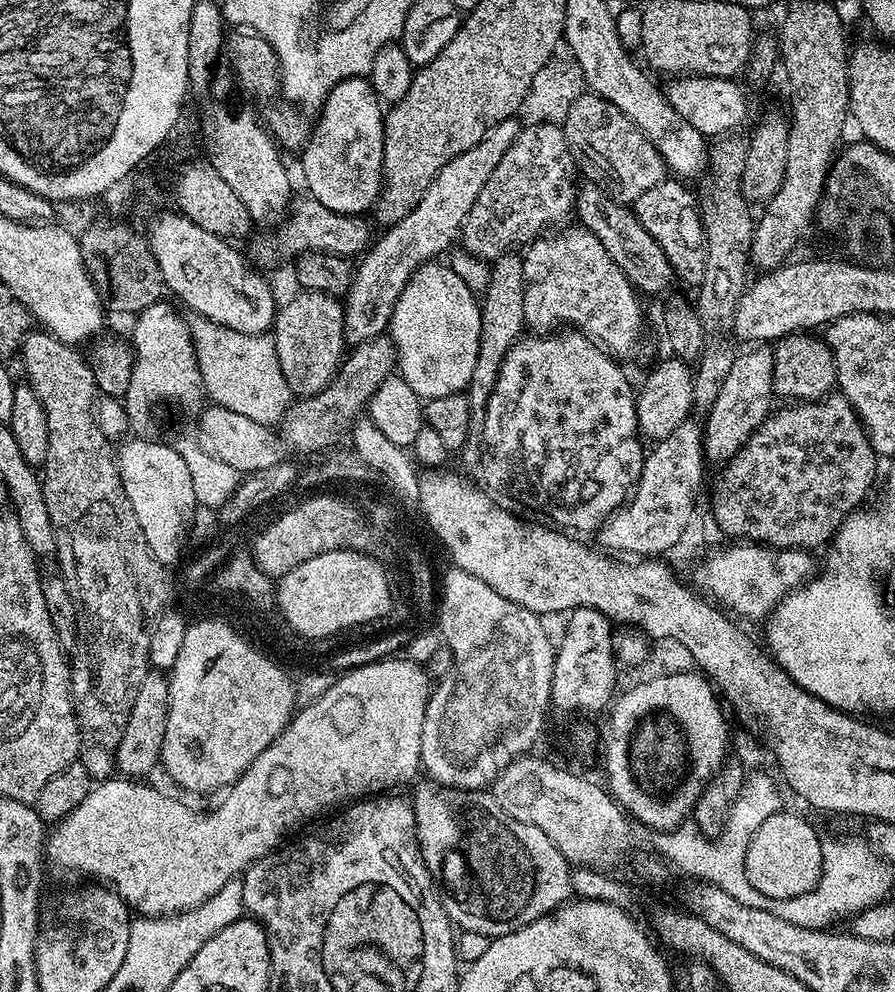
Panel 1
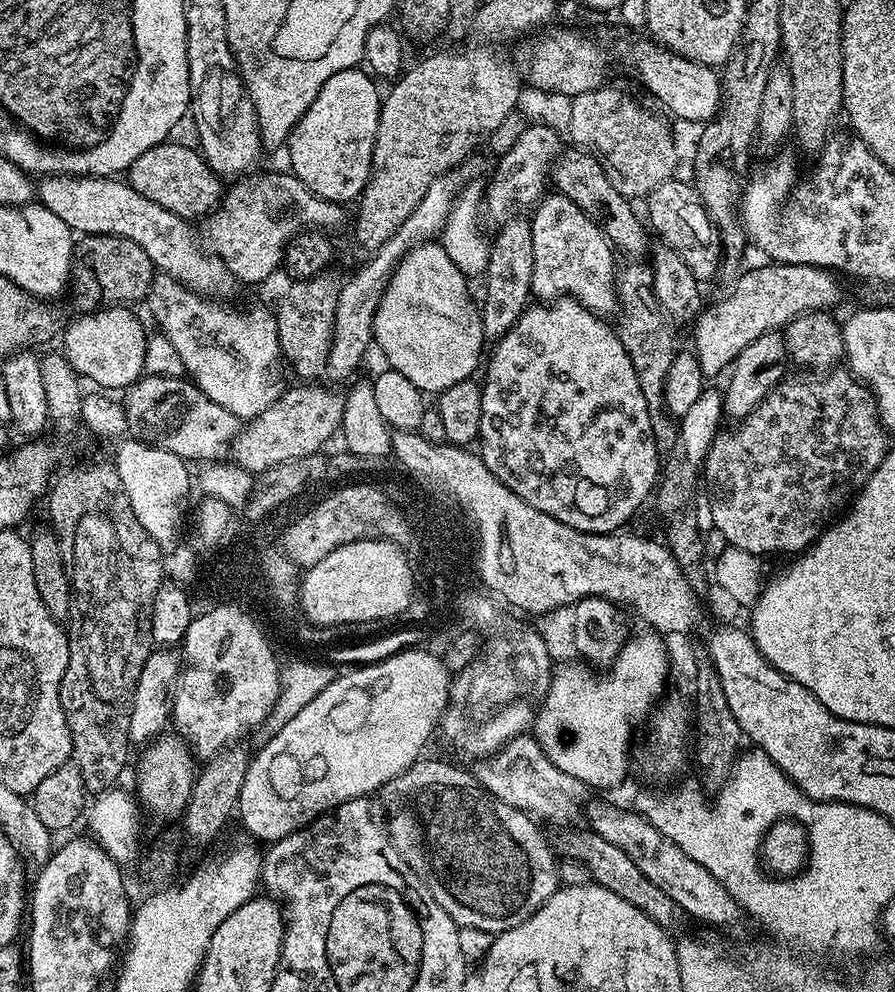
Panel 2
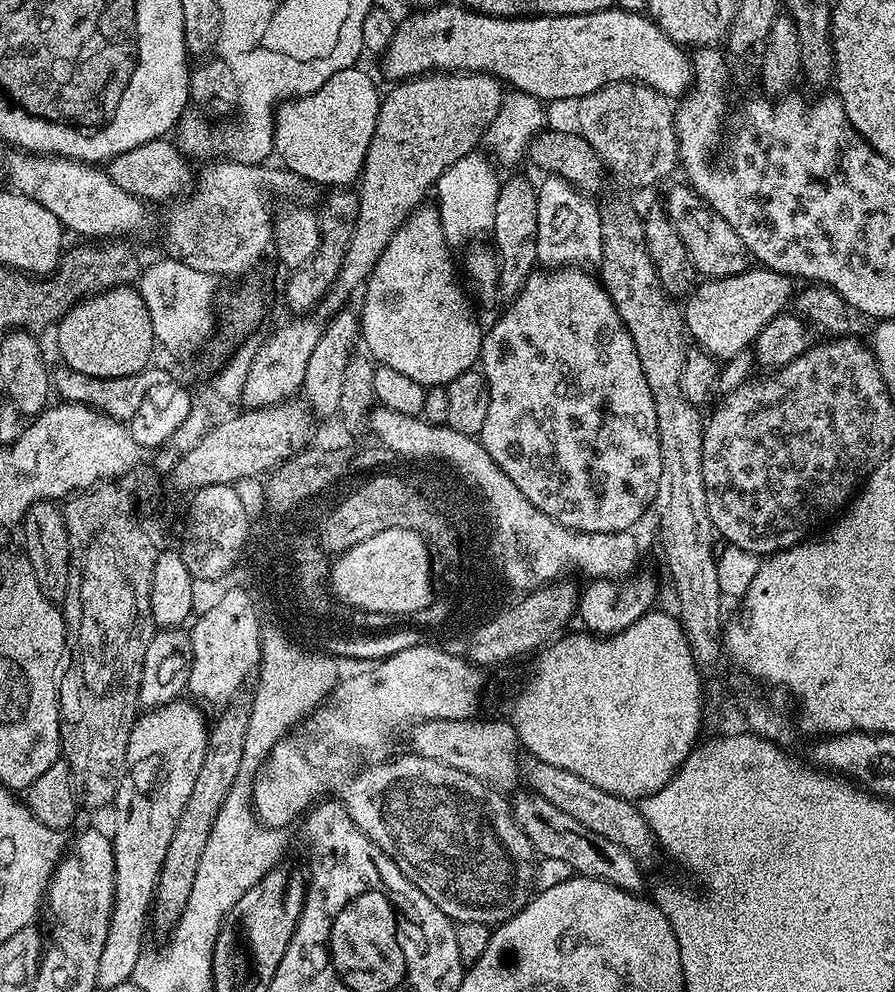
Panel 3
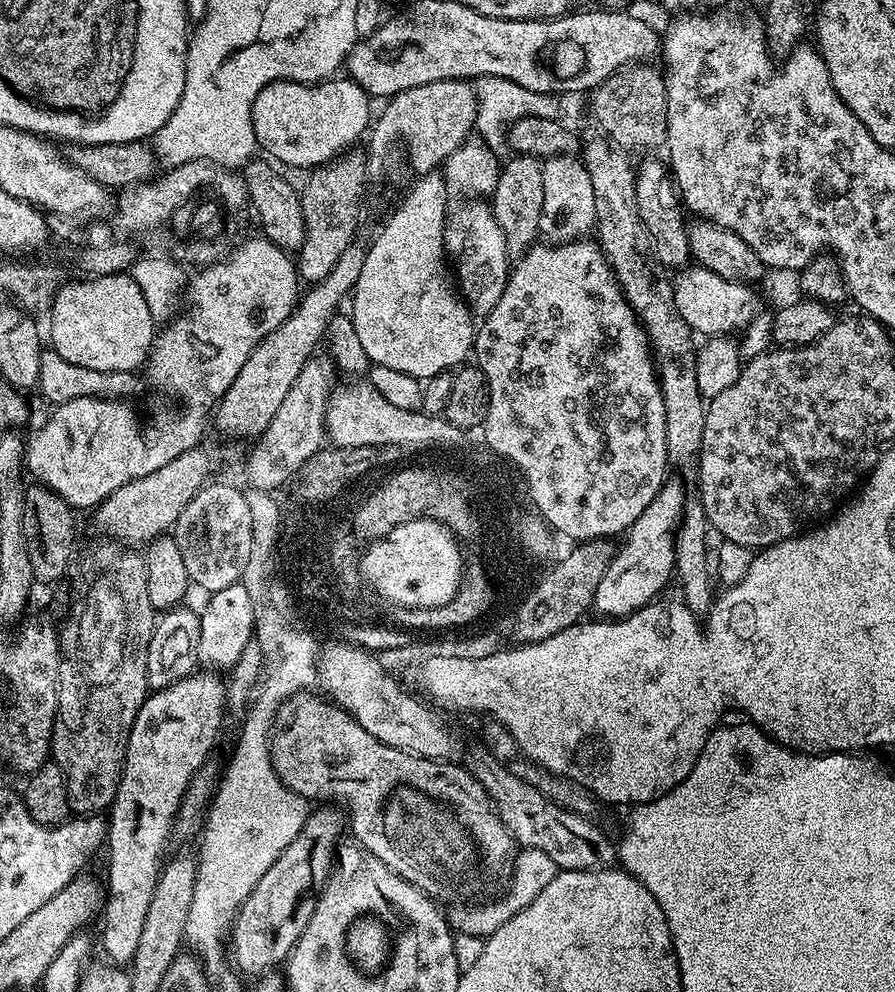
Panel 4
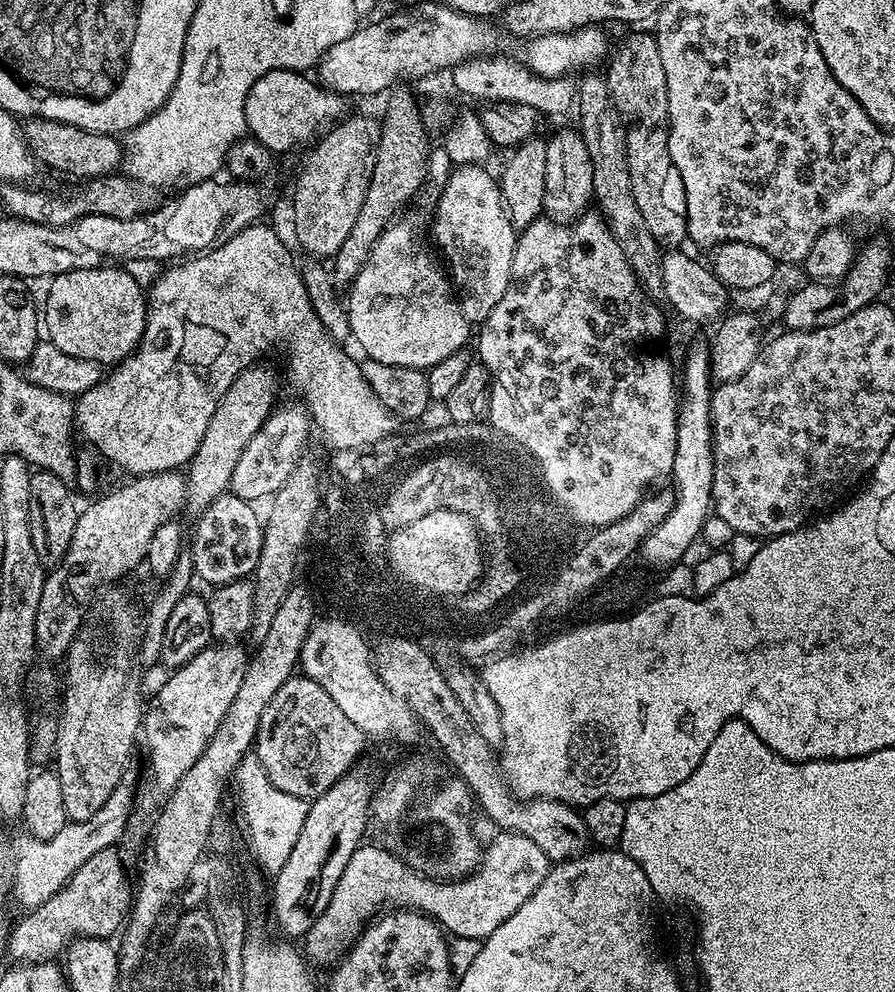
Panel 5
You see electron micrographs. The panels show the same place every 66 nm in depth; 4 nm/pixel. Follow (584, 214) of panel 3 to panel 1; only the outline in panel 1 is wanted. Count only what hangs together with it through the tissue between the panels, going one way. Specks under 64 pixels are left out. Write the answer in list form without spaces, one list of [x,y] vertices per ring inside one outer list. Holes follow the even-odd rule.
[[[575,226],[576,228],[568,228],[565,227],[563,230],[565,232],[560,232],[557,234],[557,236],[552,236],[553,234],[545,234],[540,237],[538,240],[532,241],[531,244],[527,245],[526,251],[528,253],[523,253],[522,259],[524,262],[524,323],[527,325],[529,329],[532,330],[556,330],[559,328],[556,328],[559,326],[559,324],[568,324],[564,326],[571,326],[573,329],[579,330],[584,333],[585,336],[591,336],[593,340],[596,341],[597,344],[603,346],[613,357],[621,358],[620,356],[628,356],[631,354],[632,351],[636,348],[636,343],[640,340],[640,327],[644,324],[644,316],[642,313],[640,313],[640,300],[641,297],[638,295],[638,292],[635,288],[633,288],[631,282],[629,282],[625,276],[622,274],[622,270],[618,270],[618,266],[614,266],[614,258],[610,258],[610,254],[606,254],[606,246],[602,246],[602,242],[598,242],[598,238],[594,238],[594,234],[592,231],[589,230],[589,228],[585,228],[583,226]]]

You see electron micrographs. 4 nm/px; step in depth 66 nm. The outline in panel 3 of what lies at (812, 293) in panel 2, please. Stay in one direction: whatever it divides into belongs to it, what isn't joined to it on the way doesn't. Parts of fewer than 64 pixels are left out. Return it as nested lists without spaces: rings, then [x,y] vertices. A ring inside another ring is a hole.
[[[763,266],[749,267],[737,276],[705,279],[697,283],[682,304],[687,335],[717,361],[729,360],[738,350],[755,345],[762,326],[781,315],[787,304],[789,307],[794,296],[792,284],[789,277]]]

